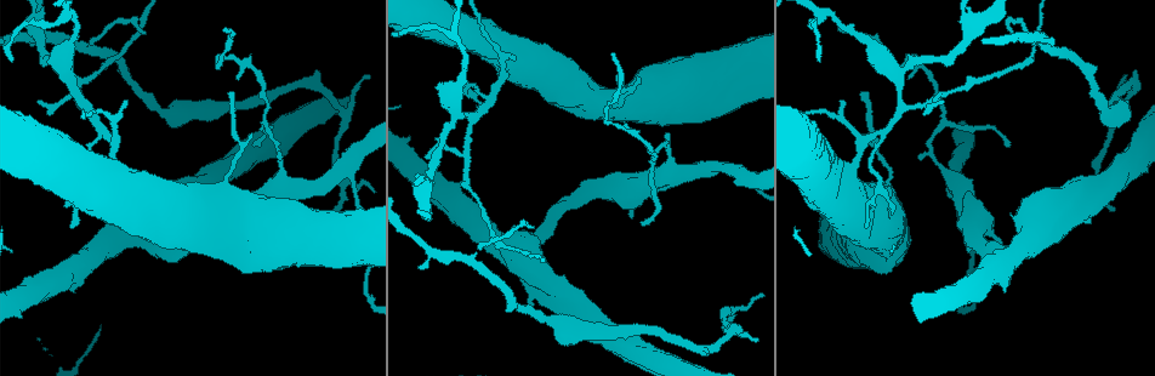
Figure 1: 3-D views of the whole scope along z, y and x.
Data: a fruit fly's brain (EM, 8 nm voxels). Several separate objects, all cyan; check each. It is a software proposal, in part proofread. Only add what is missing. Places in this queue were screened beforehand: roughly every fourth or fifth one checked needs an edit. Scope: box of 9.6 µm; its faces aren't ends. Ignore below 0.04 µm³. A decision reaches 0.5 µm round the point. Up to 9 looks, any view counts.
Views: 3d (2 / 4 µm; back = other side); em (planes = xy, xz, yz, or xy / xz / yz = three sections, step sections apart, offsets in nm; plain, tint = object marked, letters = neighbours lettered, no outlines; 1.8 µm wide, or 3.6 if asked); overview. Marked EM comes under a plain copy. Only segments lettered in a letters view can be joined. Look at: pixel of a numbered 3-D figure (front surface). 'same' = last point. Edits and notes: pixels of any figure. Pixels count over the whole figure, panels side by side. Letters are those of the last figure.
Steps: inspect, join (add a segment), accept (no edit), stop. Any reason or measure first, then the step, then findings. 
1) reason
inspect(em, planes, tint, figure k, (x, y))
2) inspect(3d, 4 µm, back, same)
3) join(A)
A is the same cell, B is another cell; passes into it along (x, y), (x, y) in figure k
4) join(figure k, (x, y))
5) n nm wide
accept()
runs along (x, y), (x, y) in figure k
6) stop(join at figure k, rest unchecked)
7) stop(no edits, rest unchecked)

an open end
inspect(3d, 2 µm, figure 1, (338, 208))

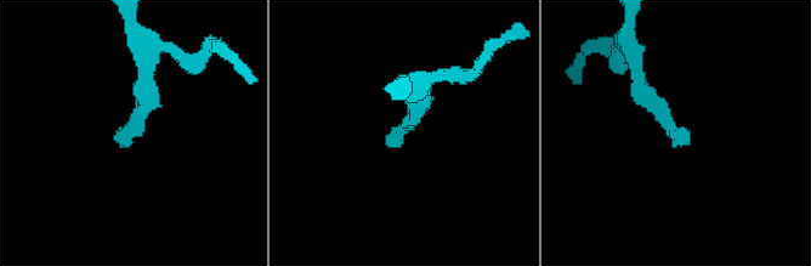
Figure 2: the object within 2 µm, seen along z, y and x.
shape alone is not enough
inspect(em, xz, step 4, tint, figure 2, (114, 140))

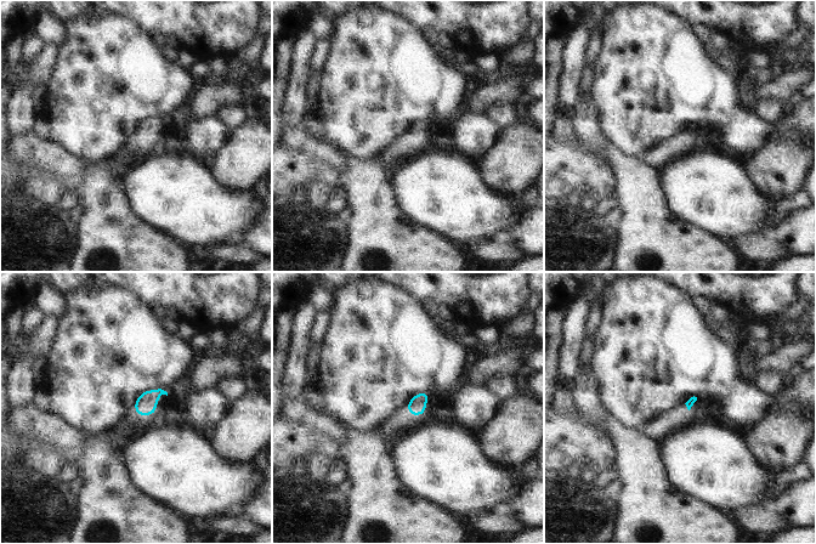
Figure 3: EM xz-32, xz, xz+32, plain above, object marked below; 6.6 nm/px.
inspect(em, planes, letters, same)

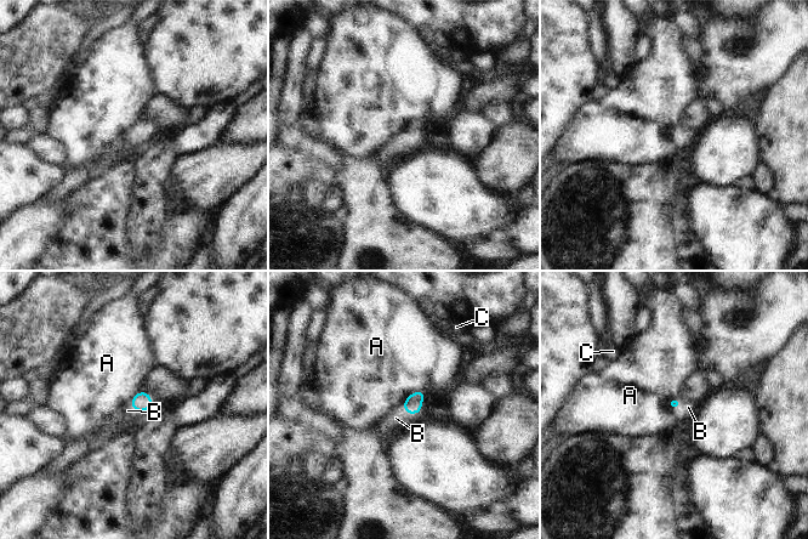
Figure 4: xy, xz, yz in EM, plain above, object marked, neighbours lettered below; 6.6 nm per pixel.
join(B)
B is the same cell, A and C are other cells; passes into it along (142, 401), (141, 412), (127, 410) in figure 4; it goes on there

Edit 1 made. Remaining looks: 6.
inspect(overview)

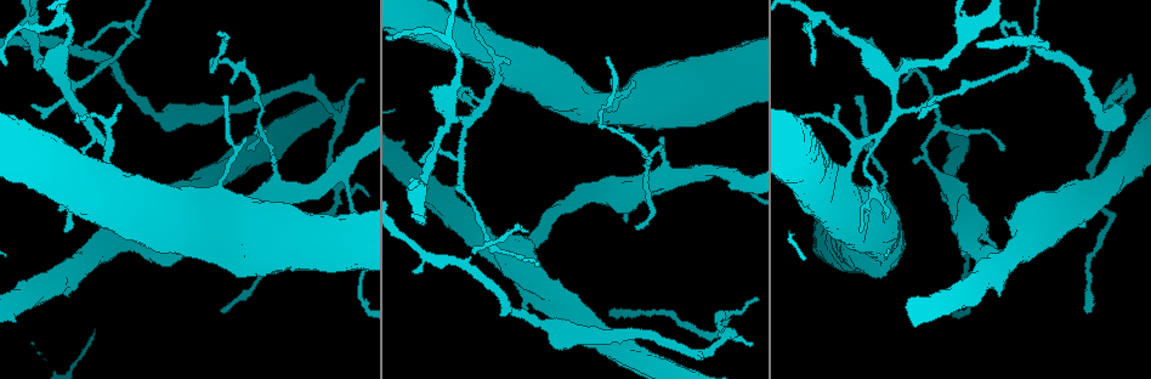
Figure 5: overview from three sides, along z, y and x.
branch stops here
inspect(em, 3.6 µm, xz, step 16, letters, figure 5, (664, 138))

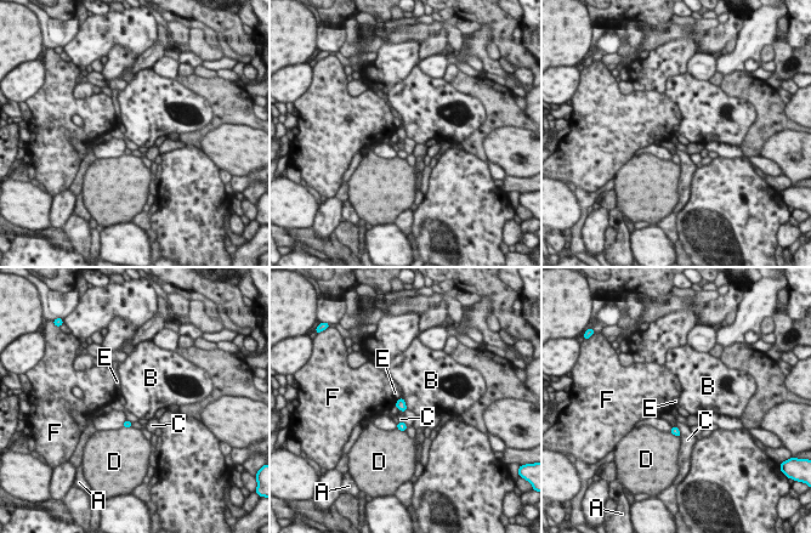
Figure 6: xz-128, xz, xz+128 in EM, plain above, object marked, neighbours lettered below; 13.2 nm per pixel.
accept()
A, B, C, D, E and F are other cells; border along (401, 397), (407, 408) in figure 6; no lettered segment goes on from it

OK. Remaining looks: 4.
inspect(3d, 4 µm, figure 5, (1046, 49))

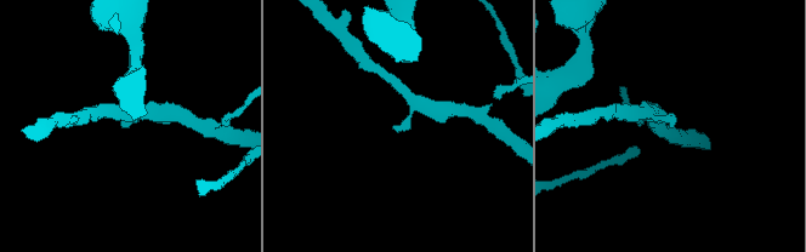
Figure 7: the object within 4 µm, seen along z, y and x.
shape alone is not enough
inspect(em, 3.6 µm, xz, step 16, letters, figure 7, (400, 128))

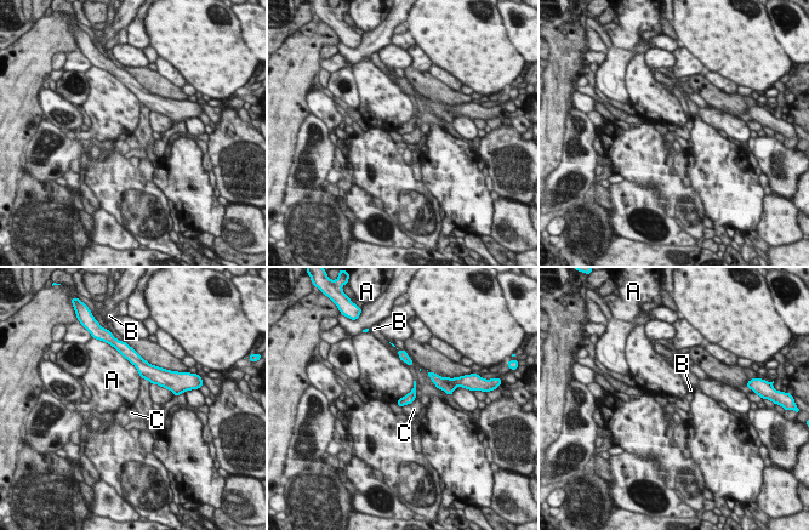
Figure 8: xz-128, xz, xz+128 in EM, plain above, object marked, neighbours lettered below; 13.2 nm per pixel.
inspect(em, 3.6 µm, planes, letters, same)

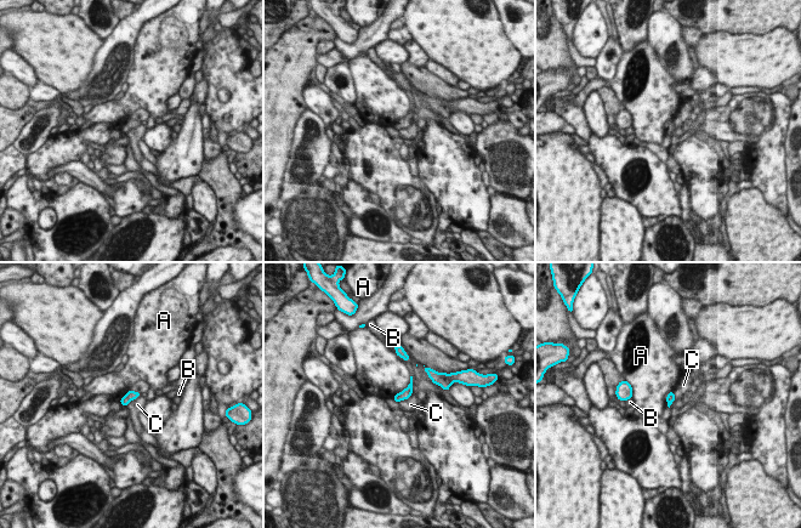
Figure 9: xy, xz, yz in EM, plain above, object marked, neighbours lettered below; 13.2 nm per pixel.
accept()
A, B and C are other cells; border along (140, 395), (131, 399), (126, 407) in figure 9; none of them fits

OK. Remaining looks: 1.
stop(join at figure 4, rest unchecked)

